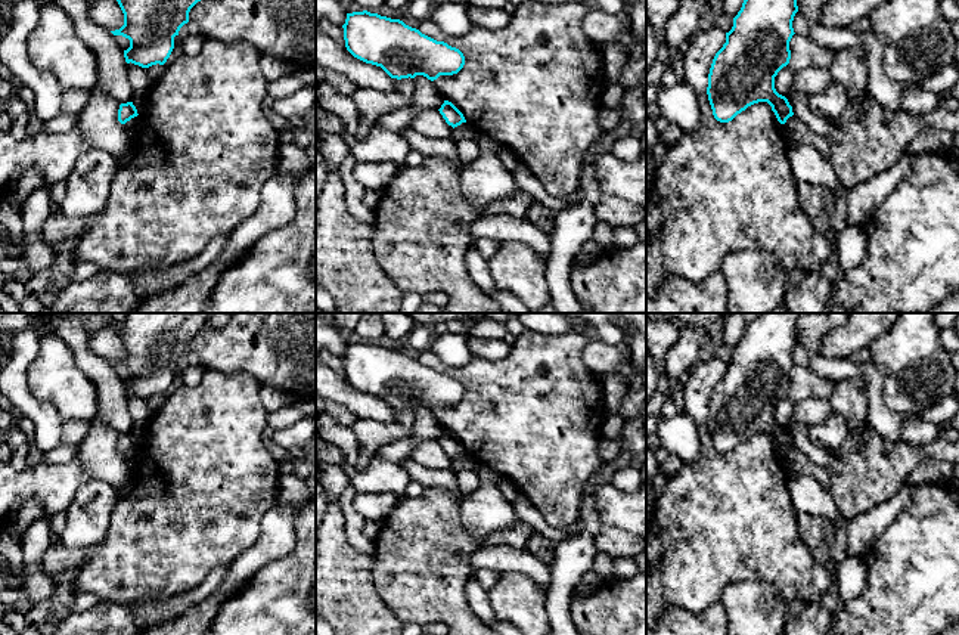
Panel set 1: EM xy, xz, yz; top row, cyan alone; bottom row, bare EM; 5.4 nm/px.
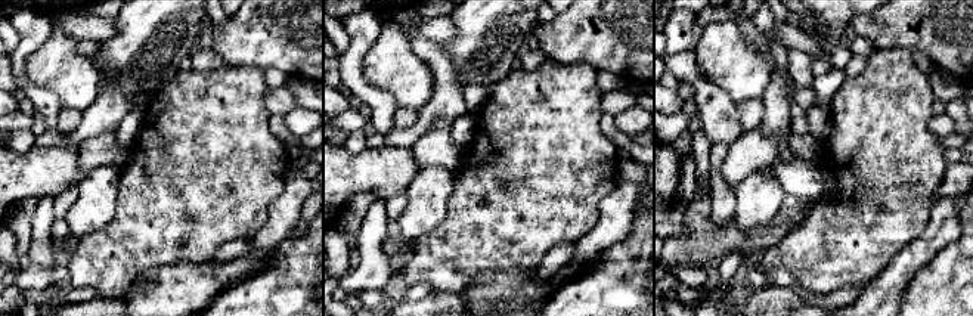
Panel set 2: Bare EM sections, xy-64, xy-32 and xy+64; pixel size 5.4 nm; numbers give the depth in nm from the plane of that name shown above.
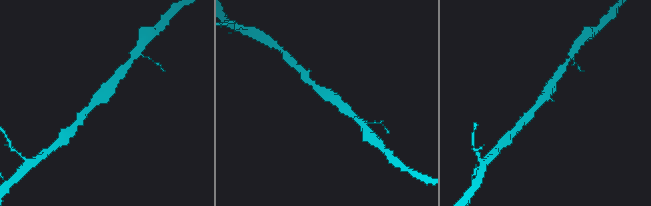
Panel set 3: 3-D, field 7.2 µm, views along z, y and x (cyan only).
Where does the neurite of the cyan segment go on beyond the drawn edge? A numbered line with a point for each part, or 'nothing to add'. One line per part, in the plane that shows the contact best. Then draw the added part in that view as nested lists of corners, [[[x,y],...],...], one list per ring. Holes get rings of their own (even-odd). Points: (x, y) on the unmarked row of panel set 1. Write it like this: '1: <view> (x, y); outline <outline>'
nothing to add

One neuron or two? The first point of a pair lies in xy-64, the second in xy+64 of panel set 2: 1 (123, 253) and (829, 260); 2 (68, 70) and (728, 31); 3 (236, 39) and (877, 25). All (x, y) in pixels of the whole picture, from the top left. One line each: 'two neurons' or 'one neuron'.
1: one neuron
2: one neuron
3: one neuron

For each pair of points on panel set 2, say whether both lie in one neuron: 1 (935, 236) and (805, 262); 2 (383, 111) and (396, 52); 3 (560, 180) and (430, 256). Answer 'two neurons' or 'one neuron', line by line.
1: two neurons
2: two neurons
3: one neuron

